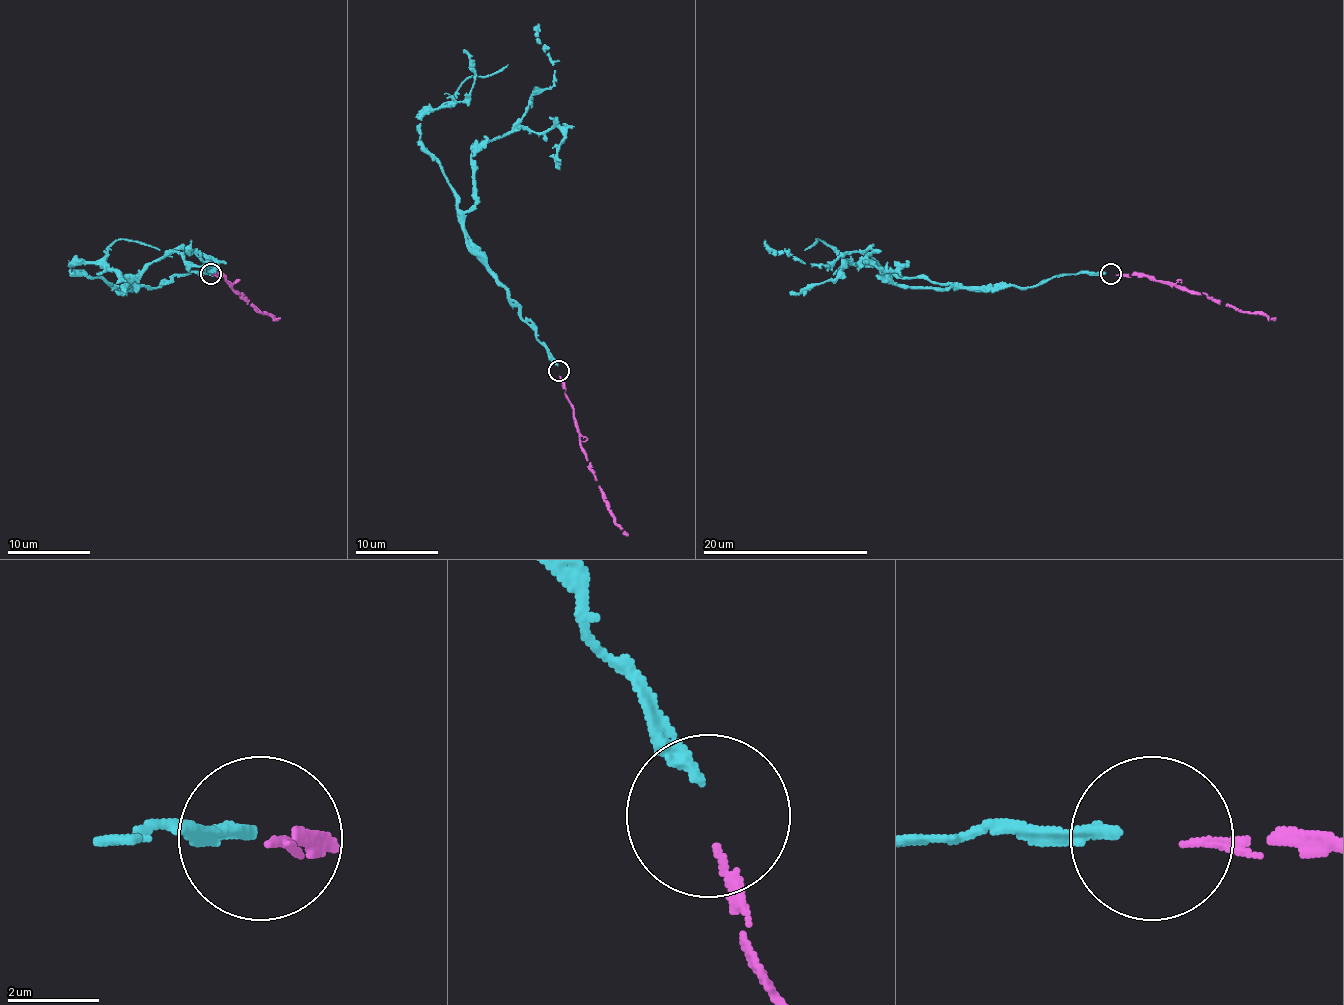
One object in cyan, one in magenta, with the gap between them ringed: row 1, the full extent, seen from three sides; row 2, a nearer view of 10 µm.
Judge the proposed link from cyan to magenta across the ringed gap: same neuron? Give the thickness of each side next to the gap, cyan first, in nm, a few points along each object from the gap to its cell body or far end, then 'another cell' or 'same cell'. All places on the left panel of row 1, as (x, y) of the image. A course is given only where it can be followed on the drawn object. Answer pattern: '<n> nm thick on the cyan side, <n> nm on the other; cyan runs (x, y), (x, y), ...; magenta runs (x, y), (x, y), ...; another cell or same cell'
280 nm thick on the cyan side, 130 nm on the other; cyan runs (210, 273), (177, 273), (156, 288), (116, 288), (127, 288), (172, 253), (206, 265), (189, 250), (191, 240); magenta runs (212, 275), (222, 275), (262, 313), (280, 317); same cell

